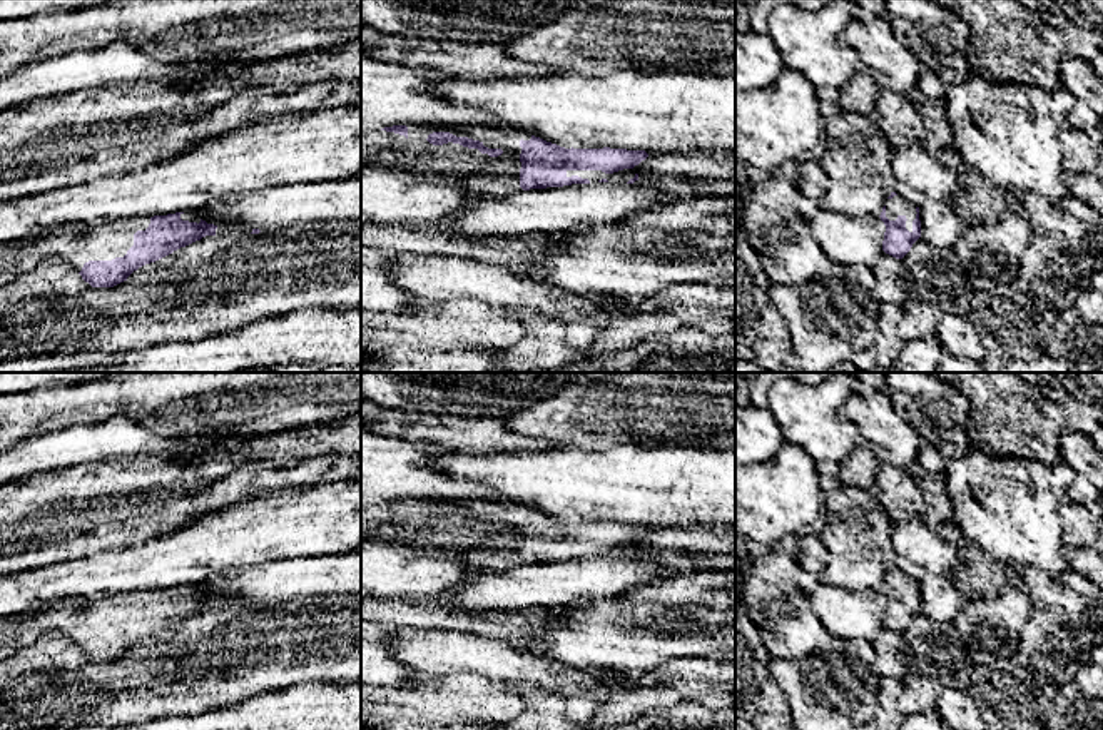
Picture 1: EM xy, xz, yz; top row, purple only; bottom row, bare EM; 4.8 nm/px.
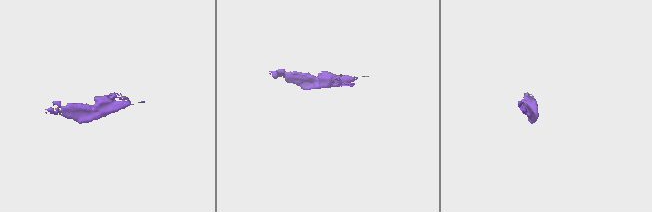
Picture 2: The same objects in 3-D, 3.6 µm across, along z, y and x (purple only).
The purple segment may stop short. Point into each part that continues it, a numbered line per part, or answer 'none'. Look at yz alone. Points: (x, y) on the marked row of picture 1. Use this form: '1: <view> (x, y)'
1: yz (896, 206)

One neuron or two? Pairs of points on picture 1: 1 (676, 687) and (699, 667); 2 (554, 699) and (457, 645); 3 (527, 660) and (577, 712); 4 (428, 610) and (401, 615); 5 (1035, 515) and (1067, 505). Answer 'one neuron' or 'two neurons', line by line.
1: two neurons
2: two neurons
3: one neuron
4: one neuron
5: two neurons

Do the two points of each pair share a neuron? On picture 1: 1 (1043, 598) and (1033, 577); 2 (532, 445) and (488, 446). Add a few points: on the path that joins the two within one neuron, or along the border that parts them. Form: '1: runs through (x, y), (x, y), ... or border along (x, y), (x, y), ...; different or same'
1: runs through (1043, 593), (1033, 582); same
2: runs through (522, 443), (498, 443); same

